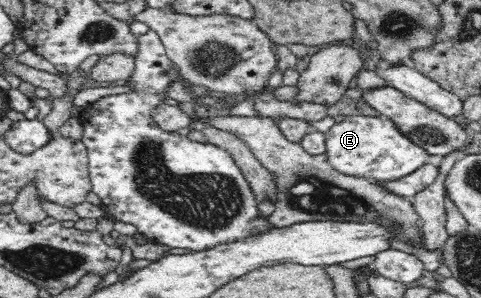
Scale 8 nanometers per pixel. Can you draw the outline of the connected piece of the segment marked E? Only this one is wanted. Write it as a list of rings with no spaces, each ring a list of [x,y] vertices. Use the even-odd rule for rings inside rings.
[[[348,116],[325,132],[327,163],[342,175],[383,184],[399,180],[425,164],[424,148],[409,140],[388,116]]]

